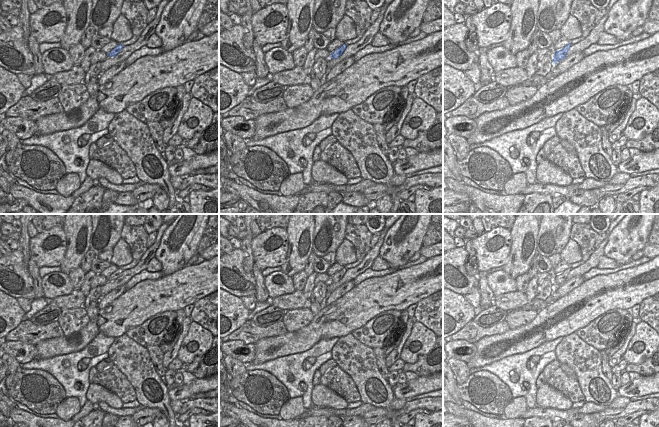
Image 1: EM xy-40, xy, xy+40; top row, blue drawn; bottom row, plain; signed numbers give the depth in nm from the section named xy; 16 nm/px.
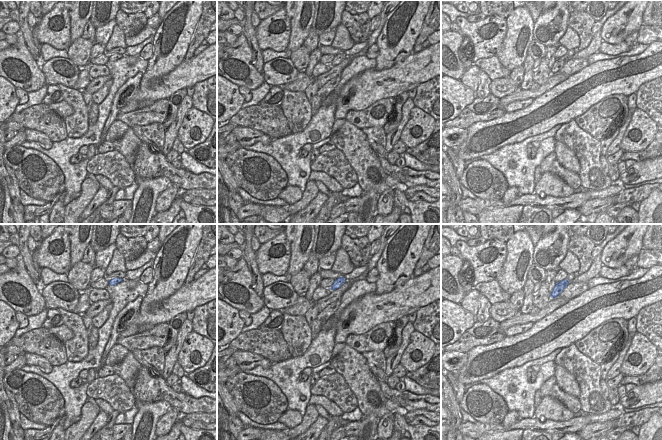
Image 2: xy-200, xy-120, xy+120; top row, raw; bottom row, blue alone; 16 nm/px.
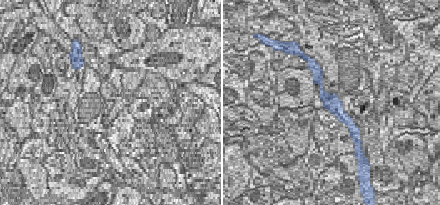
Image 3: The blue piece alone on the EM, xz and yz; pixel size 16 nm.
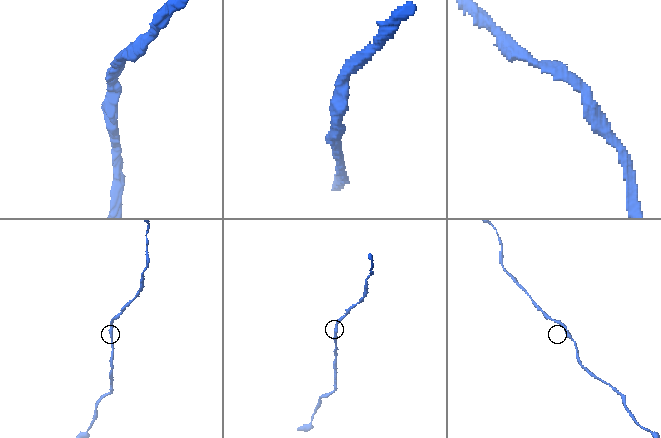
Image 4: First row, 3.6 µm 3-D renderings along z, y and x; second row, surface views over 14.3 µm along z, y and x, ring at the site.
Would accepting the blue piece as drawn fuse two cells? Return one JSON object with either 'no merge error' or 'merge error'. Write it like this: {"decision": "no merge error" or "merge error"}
{"decision": "no merge error"}

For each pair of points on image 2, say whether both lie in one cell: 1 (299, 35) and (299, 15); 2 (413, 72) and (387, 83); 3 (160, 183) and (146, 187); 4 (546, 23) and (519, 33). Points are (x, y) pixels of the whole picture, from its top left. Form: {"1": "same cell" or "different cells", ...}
{"1": "same cell", "2": "same cell", "3": "same cell", "4": "different cells"}

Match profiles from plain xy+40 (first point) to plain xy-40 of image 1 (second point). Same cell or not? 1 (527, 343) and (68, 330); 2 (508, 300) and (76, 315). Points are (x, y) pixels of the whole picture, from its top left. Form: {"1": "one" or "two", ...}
{"1": "two", "2": "two"}

